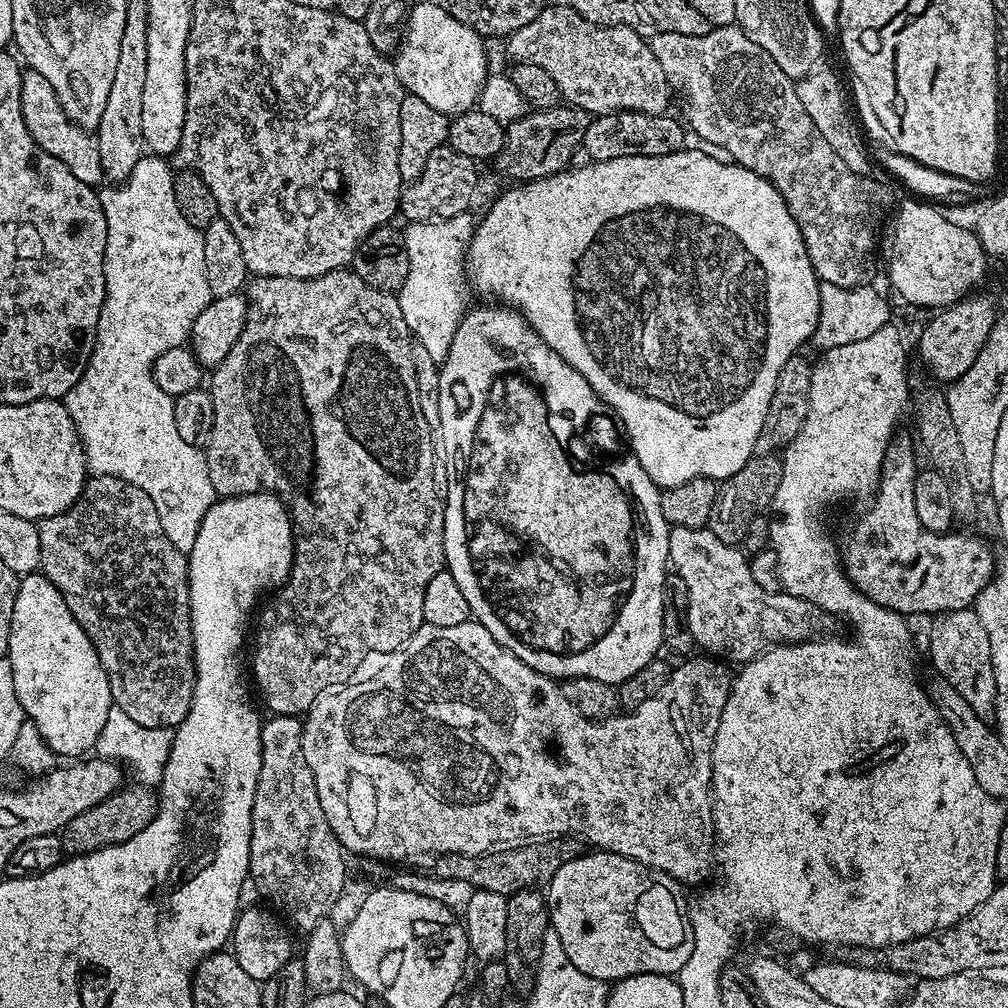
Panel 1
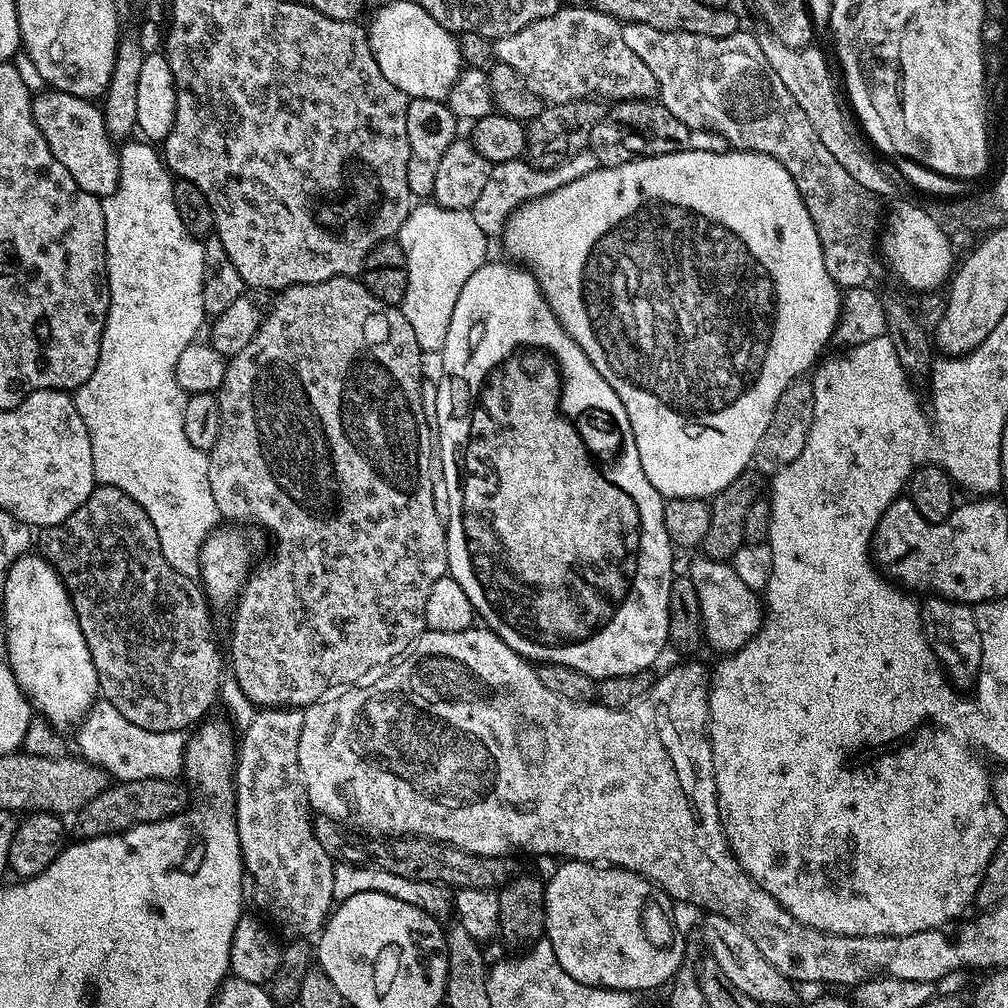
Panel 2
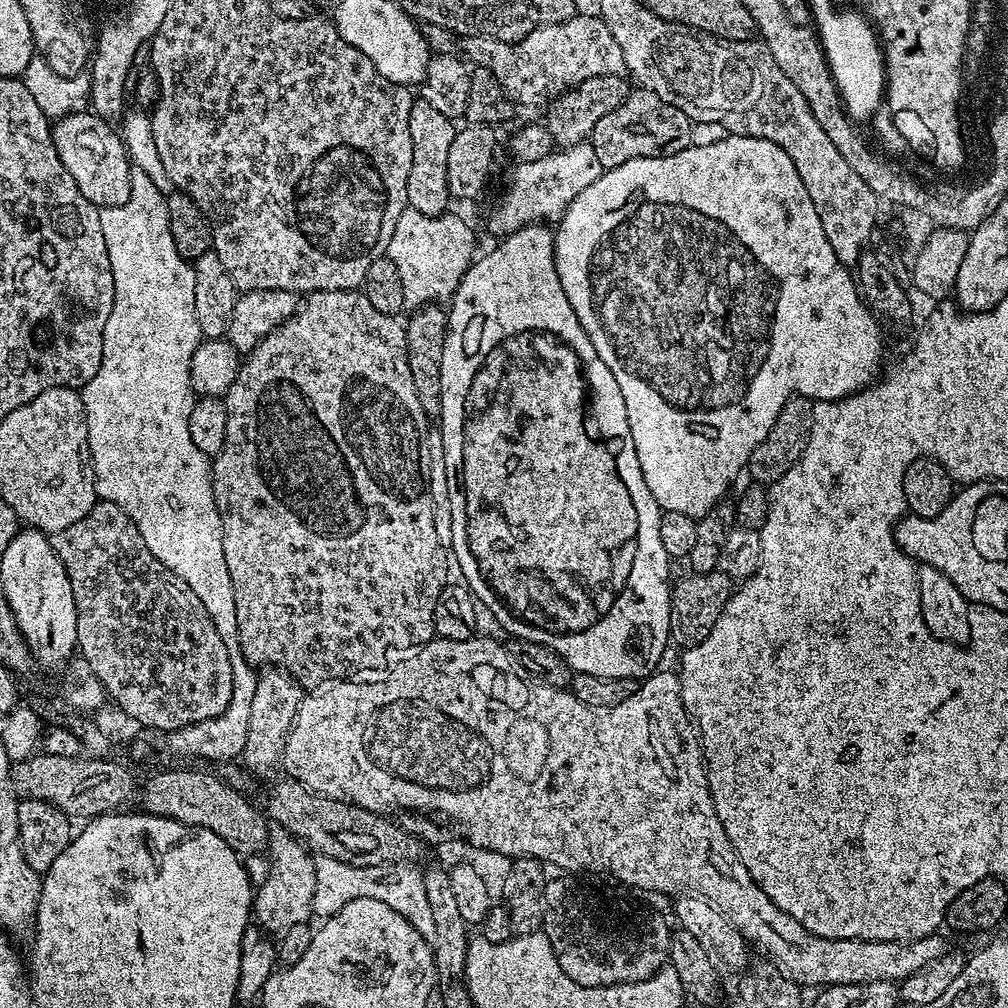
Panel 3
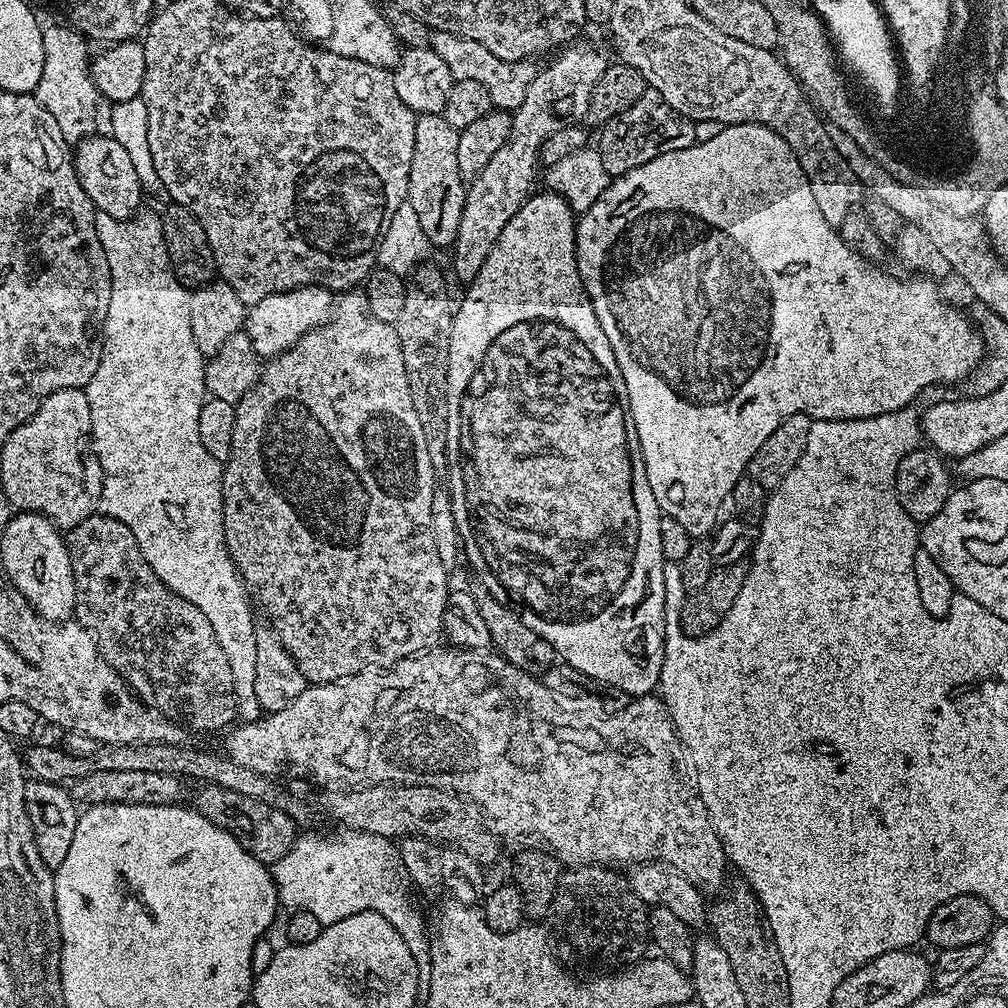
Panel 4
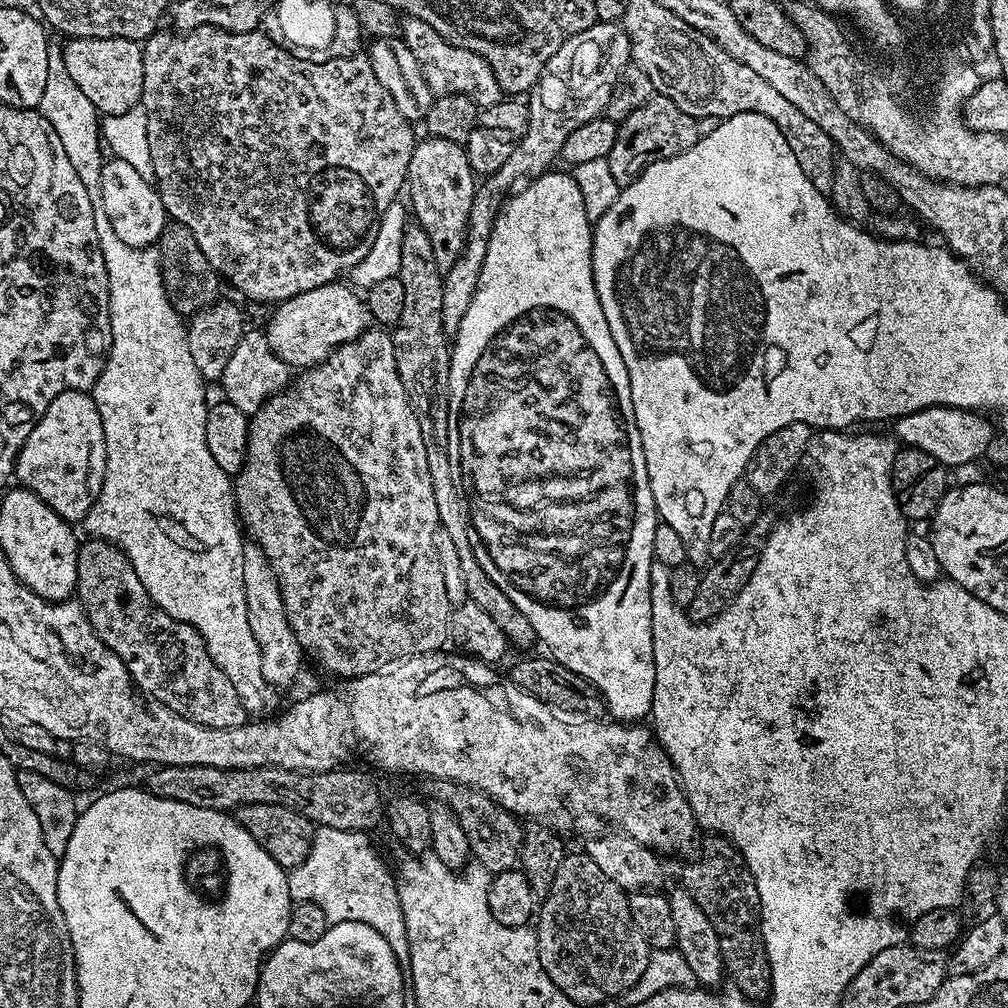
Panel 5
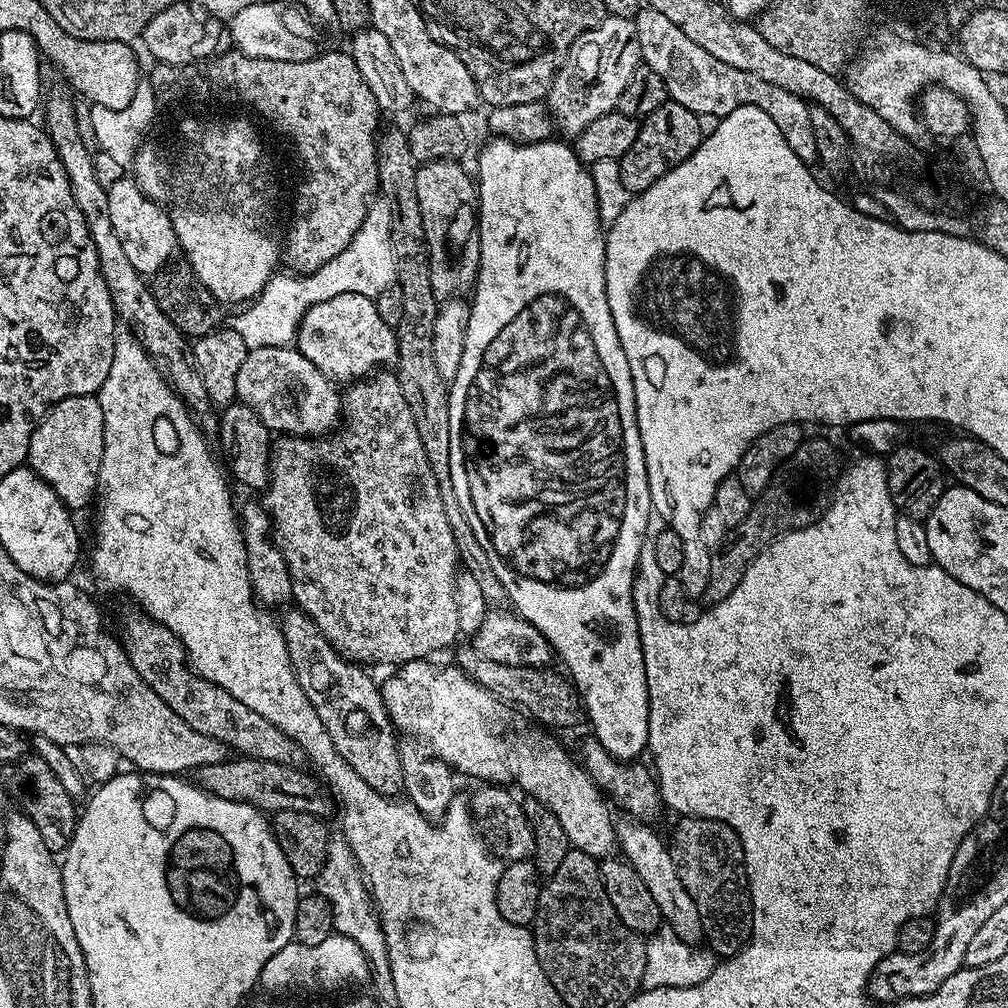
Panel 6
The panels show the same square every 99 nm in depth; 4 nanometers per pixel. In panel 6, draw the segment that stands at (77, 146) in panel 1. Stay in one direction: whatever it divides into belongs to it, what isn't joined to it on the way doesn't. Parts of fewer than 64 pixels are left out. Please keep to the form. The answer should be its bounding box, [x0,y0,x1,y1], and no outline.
[107,179,178,274]

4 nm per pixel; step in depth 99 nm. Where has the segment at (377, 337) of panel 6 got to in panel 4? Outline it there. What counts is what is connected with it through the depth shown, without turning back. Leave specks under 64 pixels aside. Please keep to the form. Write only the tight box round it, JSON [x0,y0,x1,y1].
[242,284,334,358]

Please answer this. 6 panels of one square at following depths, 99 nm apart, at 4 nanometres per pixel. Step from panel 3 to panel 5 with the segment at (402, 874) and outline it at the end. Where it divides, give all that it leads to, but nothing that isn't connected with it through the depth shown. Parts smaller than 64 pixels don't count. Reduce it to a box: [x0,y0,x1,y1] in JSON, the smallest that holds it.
[288,827,408,958]

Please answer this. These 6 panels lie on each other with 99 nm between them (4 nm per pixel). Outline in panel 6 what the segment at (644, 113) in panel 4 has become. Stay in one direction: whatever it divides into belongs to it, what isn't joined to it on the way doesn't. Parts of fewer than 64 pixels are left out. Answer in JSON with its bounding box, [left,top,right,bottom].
[619,98,700,193]

